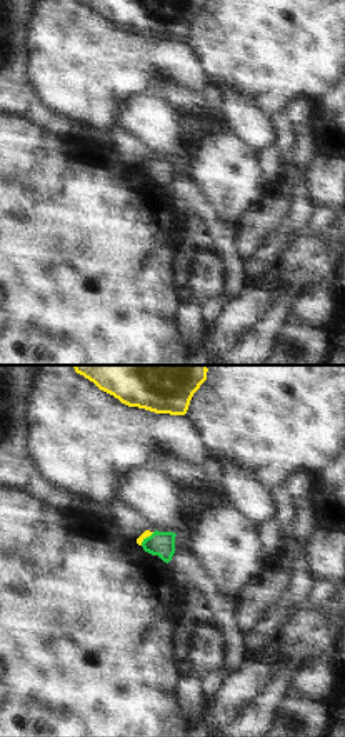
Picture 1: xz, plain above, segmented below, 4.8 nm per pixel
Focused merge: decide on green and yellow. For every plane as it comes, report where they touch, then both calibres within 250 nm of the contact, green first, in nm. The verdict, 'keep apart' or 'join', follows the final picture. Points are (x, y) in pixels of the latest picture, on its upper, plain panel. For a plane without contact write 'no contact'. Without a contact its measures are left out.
contact (147, 164); calibres 120 and 40 nm

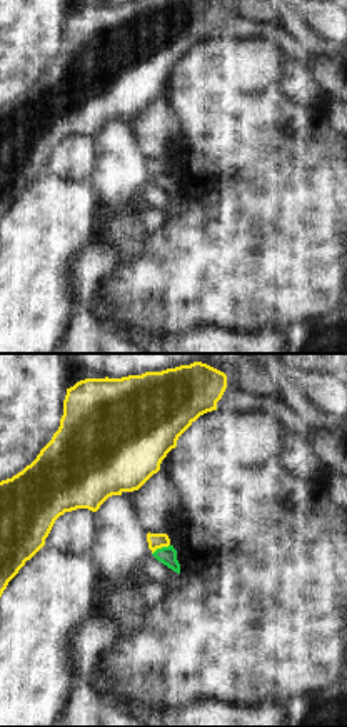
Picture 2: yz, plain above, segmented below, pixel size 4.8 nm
contact (162, 174); calibres 90 and 80 nm

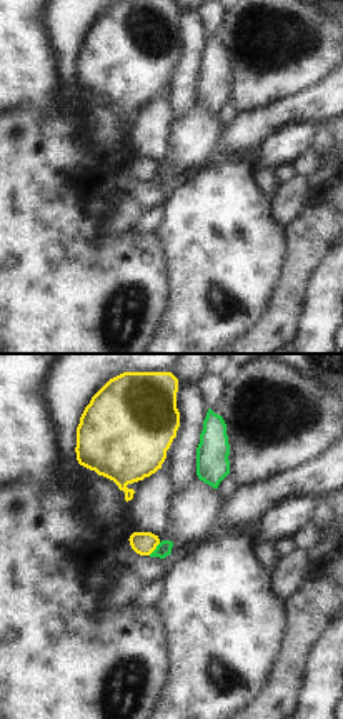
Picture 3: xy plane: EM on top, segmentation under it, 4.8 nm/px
contact (155, 175); calibres 70 and 110 nm

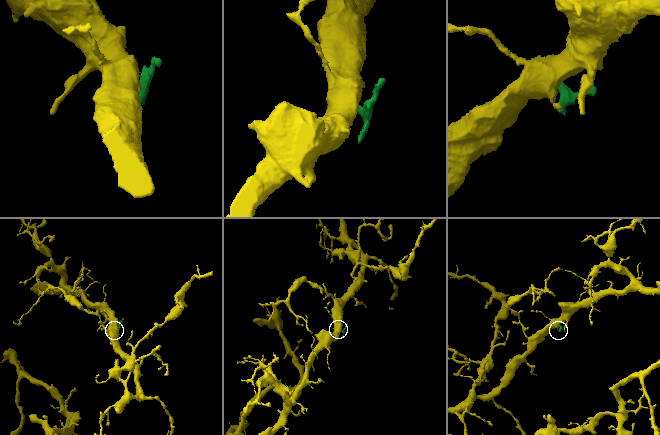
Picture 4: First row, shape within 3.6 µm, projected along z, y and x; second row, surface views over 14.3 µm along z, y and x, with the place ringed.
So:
keep apart

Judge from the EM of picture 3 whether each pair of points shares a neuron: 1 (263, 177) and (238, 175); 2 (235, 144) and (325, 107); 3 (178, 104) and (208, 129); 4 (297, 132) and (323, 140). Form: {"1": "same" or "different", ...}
{"1": "different", "2": "same", "3": "different", "4": "different"}

